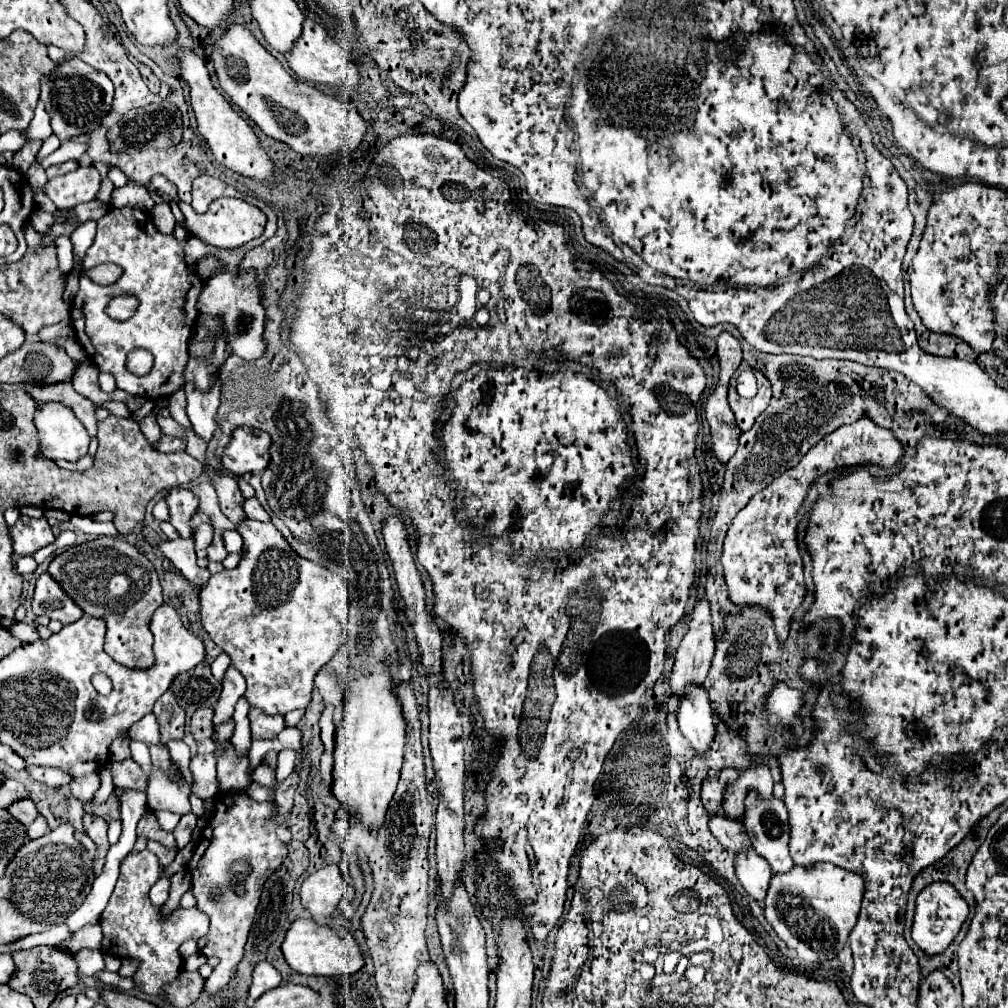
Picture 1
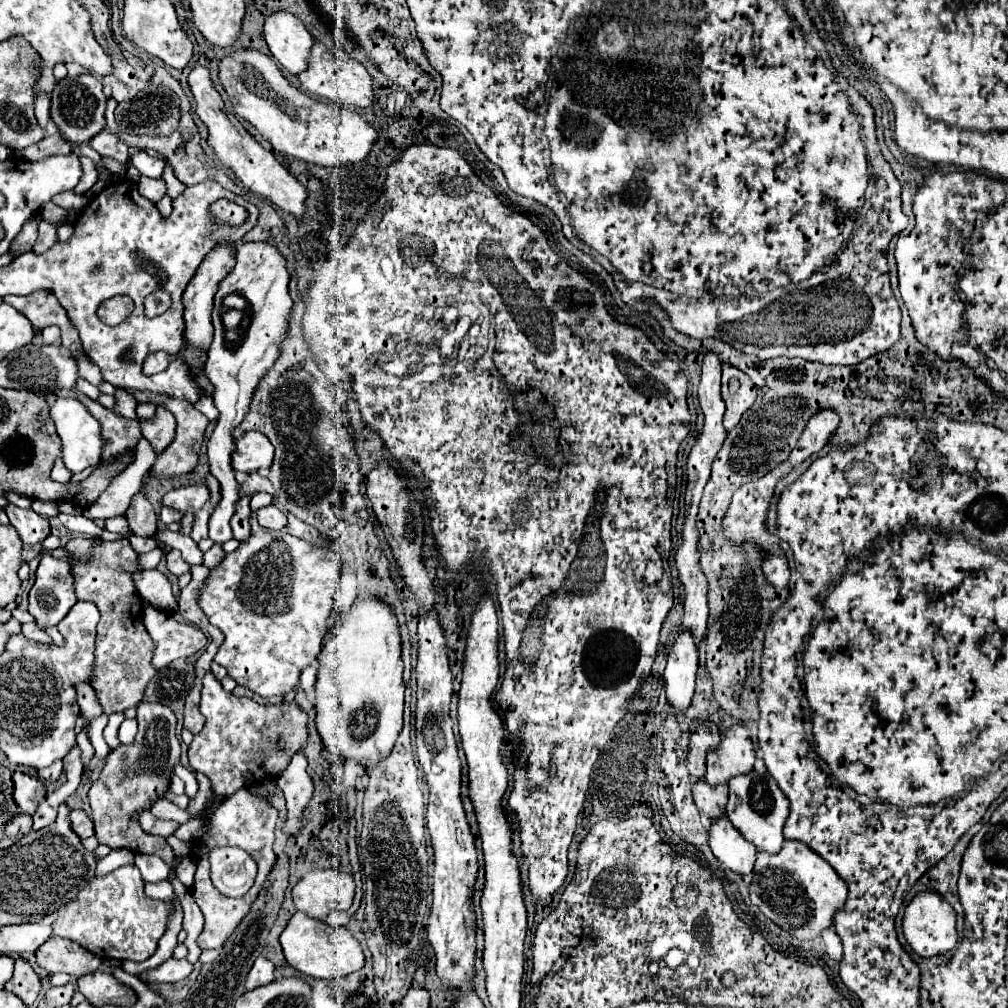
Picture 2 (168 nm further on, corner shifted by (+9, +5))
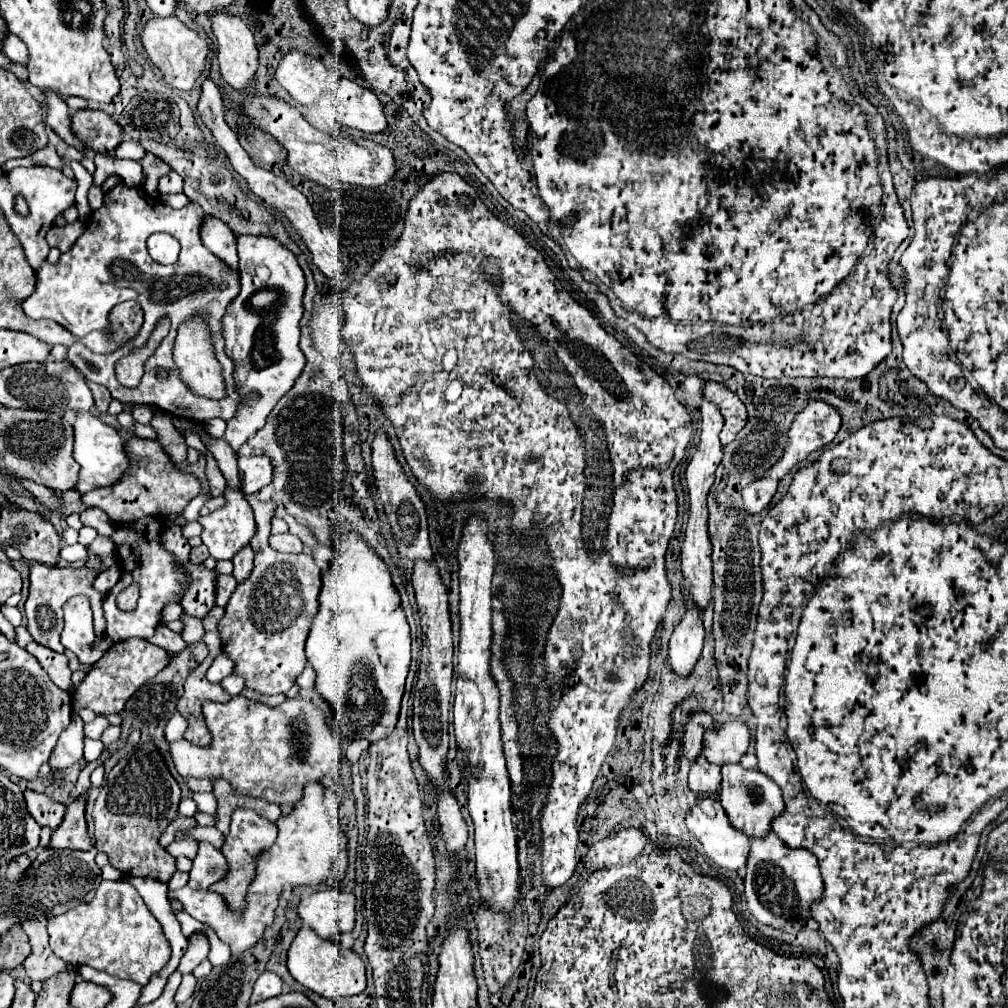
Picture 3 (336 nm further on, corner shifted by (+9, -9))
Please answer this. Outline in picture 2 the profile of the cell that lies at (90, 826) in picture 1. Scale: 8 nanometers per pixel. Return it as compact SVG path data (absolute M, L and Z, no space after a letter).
M71 810L69 812L69 822L71 828L79 838L89 838L93 836L93 820L83 812L83 810Z

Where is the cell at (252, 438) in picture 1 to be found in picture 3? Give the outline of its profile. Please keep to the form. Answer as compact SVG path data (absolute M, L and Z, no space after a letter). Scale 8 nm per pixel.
M239 456L239 478L241 490L245 494L257 494L263 486L271 482L271 474L273 466L269 456Z

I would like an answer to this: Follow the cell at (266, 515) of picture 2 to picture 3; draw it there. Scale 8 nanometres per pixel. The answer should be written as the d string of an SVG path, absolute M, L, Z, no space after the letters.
M285 532L285 534L271 534L269 536L269 544L277 552L301 552L303 550L303 542L297 536L289 534L289 532Z

